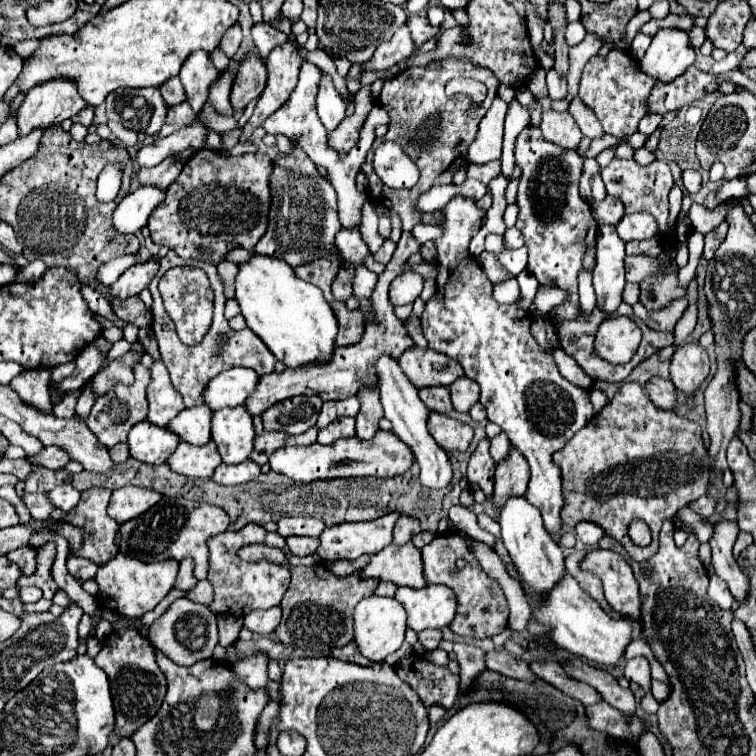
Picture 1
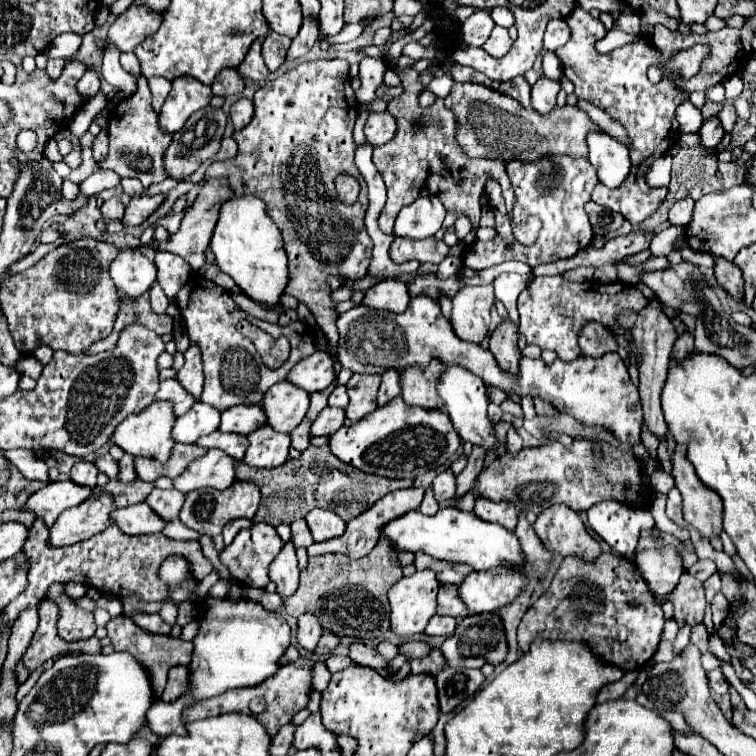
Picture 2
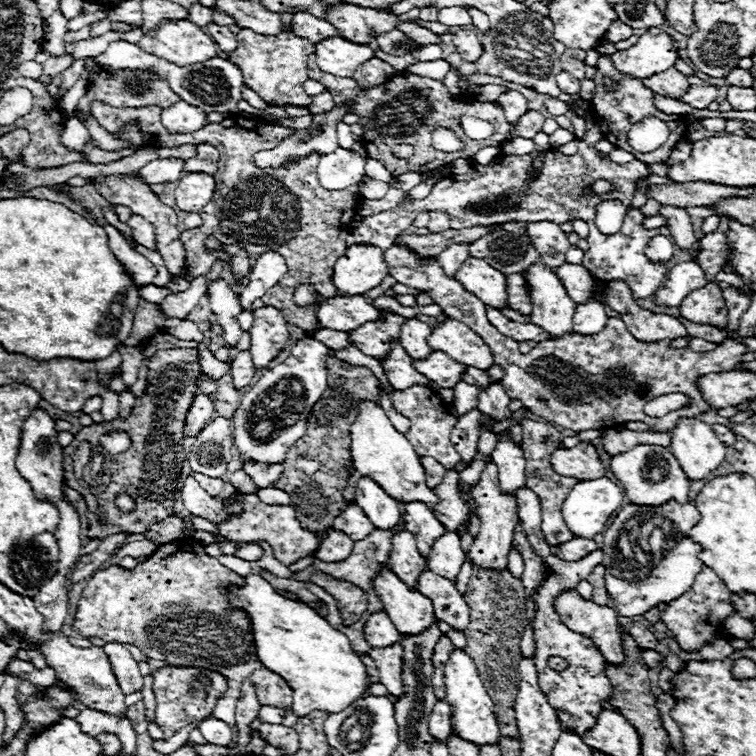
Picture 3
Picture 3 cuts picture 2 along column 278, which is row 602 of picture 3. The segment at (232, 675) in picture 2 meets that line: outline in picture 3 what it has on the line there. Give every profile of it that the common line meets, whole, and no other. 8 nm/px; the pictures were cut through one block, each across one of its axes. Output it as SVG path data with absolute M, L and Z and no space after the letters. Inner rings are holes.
M668 500L660 506L638 506L638 504L626 504L614 518L614 522L604 532L604 586L610 594L610 598L616 602L616 608L624 616L640 616L648 612L652 606L658 606L660 602L670 602L682 592L686 592L692 584L696 574L702 570L702 562L698 560L700 546L690 540L688 530L698 524L700 512L692 502L678 504L676 500Z

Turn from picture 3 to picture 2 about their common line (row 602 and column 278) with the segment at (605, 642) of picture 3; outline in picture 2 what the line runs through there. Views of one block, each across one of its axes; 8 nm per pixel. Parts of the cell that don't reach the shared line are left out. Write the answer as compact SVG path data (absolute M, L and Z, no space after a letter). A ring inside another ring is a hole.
M286 542L282 552L270 564L270 580L276 584L276 592L280 594L282 602L292 596L298 588L298 562L296 562L296 548L292 542Z

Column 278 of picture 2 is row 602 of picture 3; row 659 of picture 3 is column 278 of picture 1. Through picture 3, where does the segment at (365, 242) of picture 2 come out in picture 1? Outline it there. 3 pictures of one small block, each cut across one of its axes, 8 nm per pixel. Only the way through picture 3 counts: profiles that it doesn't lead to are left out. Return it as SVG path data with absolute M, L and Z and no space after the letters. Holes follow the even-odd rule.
M292 142L292 152L280 152L272 164L270 174L270 220L268 230L256 244L256 254L266 254L272 258L286 260L292 268L306 262L316 262L334 250L334 236L340 232L338 218L338 196L332 186L316 168L316 164L306 158L302 146Z

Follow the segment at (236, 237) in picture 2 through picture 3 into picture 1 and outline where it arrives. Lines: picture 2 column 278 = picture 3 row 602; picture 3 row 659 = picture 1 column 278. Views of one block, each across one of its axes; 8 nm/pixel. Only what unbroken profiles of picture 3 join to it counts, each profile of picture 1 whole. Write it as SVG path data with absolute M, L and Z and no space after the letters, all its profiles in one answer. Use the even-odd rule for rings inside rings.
M254 254L250 260L238 264L236 302L248 328L288 368L330 358L338 332L332 308L314 284L308 284L294 274L294 268L288 266L288 262Z

